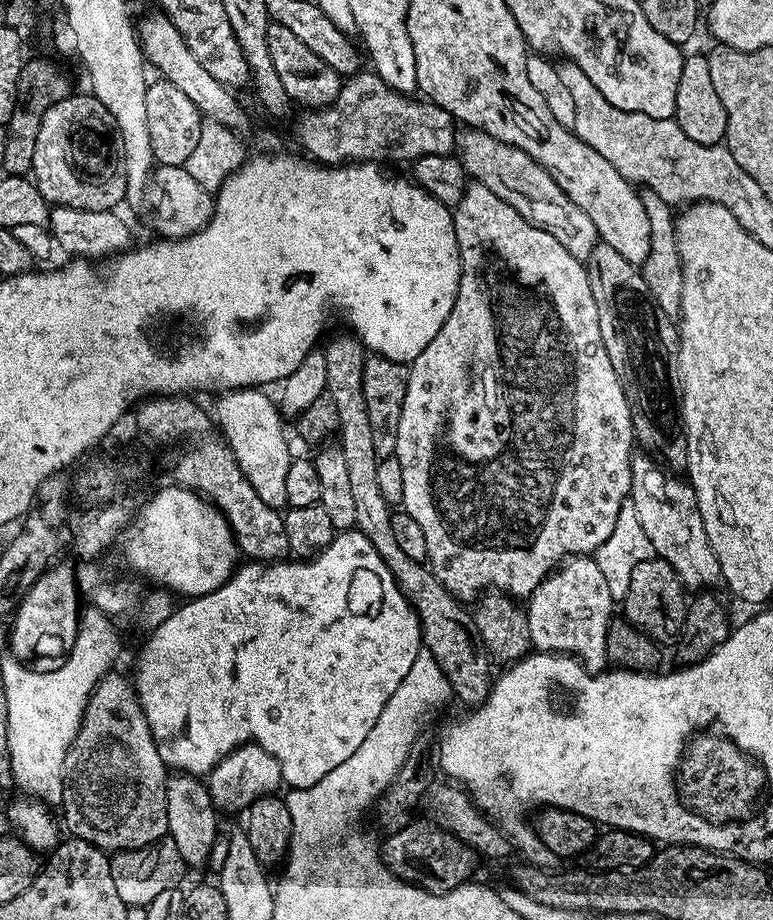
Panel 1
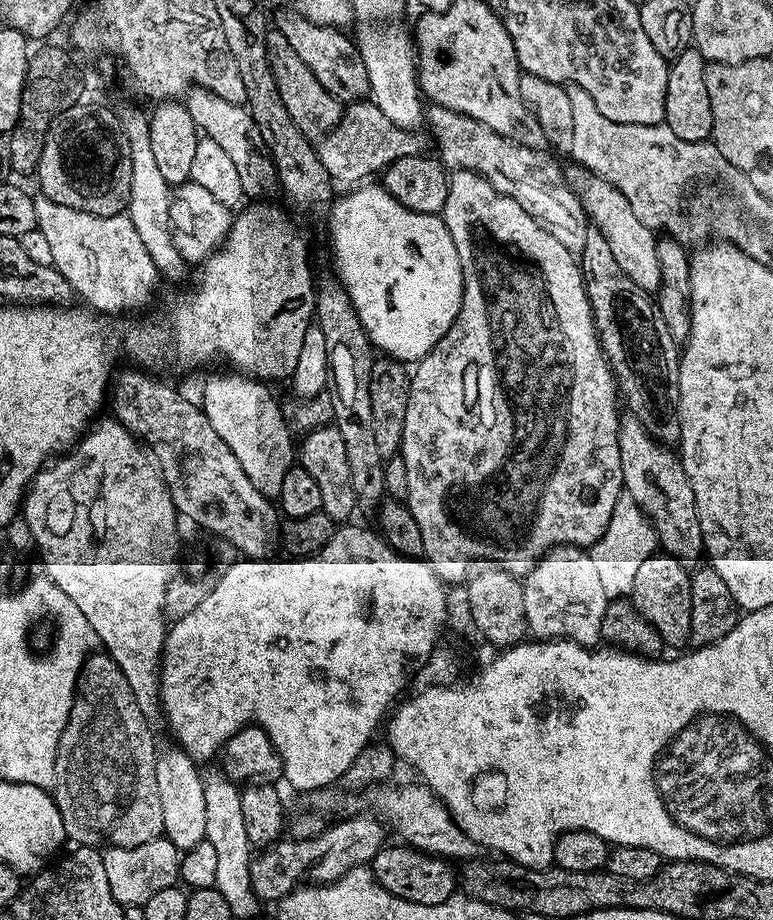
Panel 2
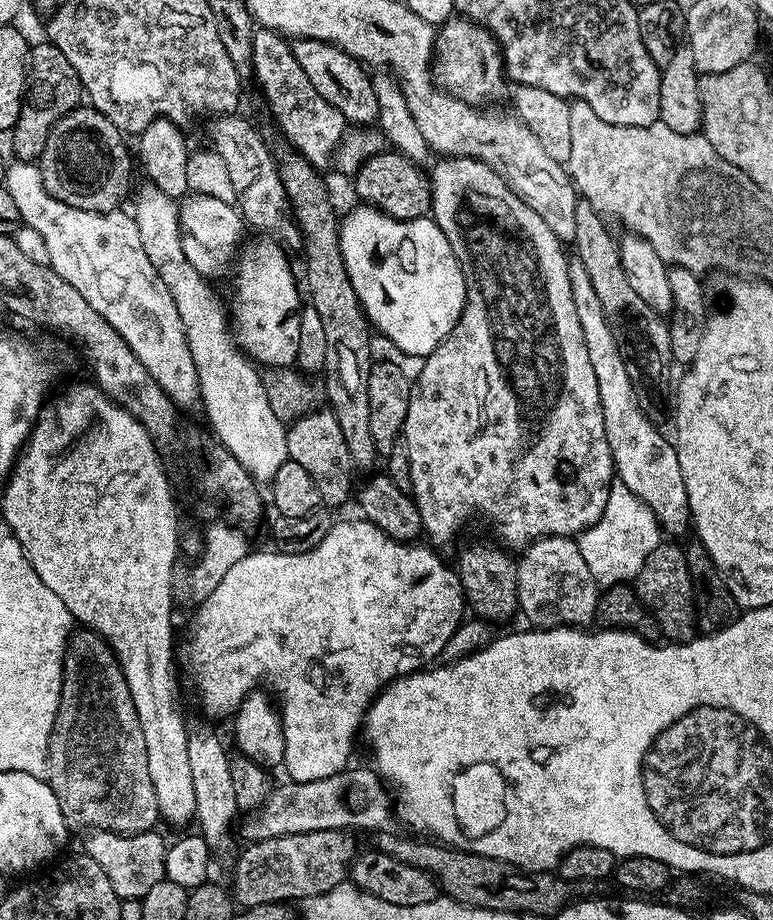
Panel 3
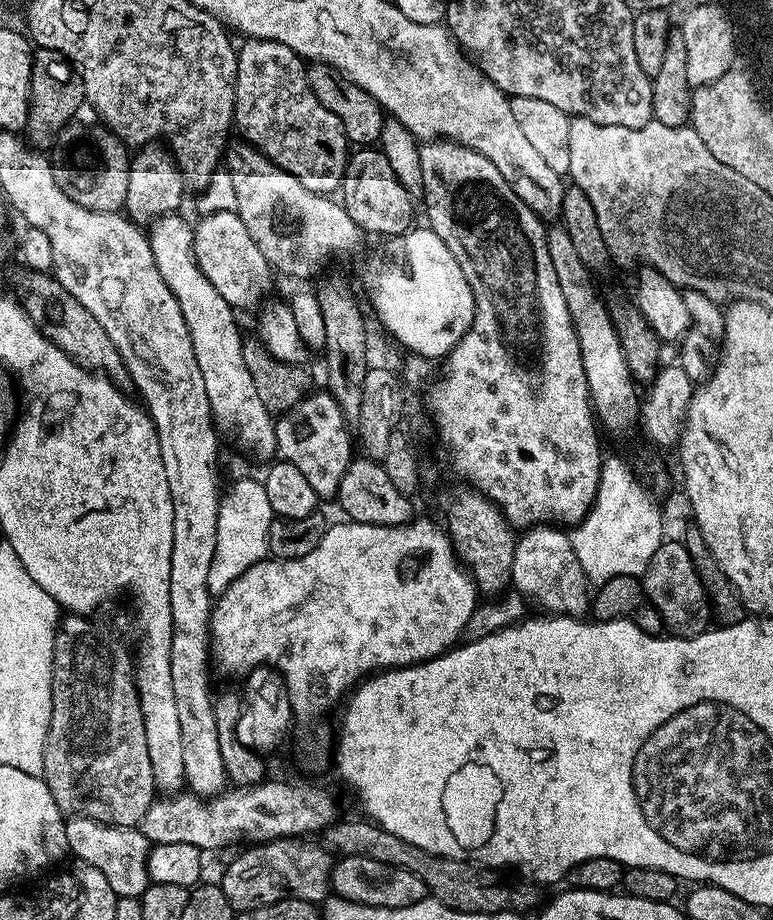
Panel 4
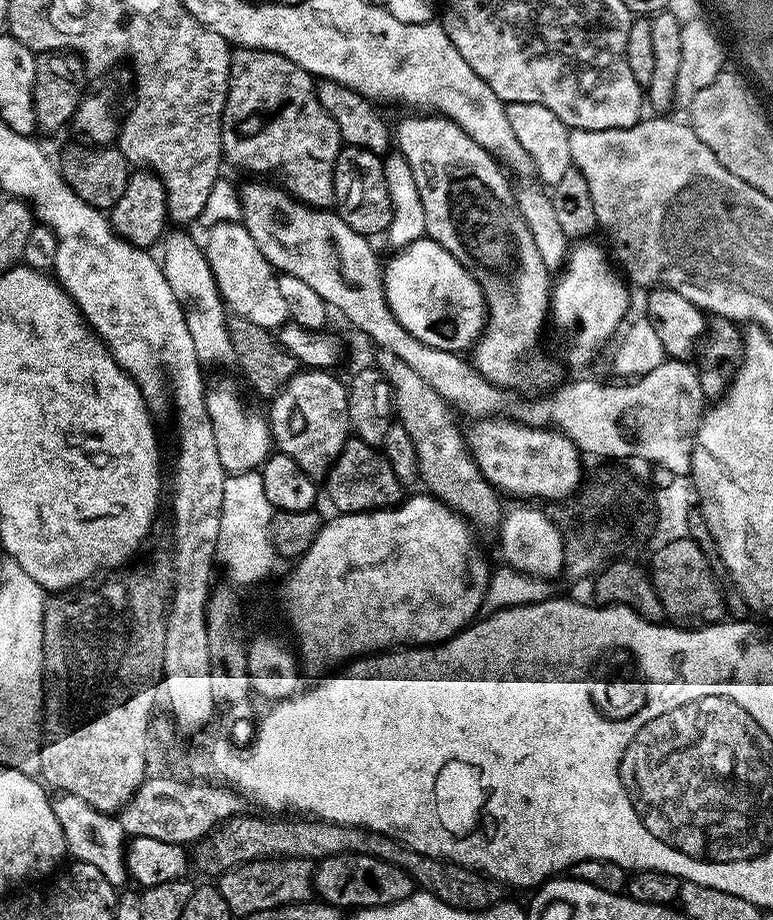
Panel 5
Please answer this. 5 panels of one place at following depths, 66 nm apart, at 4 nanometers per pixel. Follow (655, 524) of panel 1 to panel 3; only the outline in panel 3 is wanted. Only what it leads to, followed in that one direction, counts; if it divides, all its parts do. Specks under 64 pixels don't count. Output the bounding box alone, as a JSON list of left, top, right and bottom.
[568,258,692,538]

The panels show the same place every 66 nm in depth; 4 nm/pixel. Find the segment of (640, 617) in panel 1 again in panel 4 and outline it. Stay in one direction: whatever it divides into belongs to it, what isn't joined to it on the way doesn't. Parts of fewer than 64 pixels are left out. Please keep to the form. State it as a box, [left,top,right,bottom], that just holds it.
[642,540,712,636]

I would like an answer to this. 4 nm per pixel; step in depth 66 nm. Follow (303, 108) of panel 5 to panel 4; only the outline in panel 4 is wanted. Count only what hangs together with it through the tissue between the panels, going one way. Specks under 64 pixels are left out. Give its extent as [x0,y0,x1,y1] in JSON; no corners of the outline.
[232,38,350,193]

